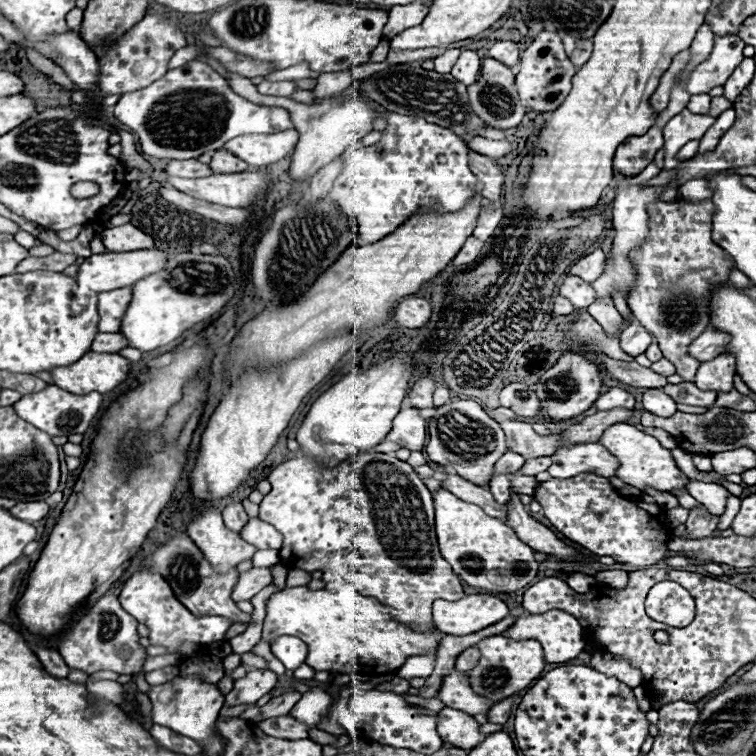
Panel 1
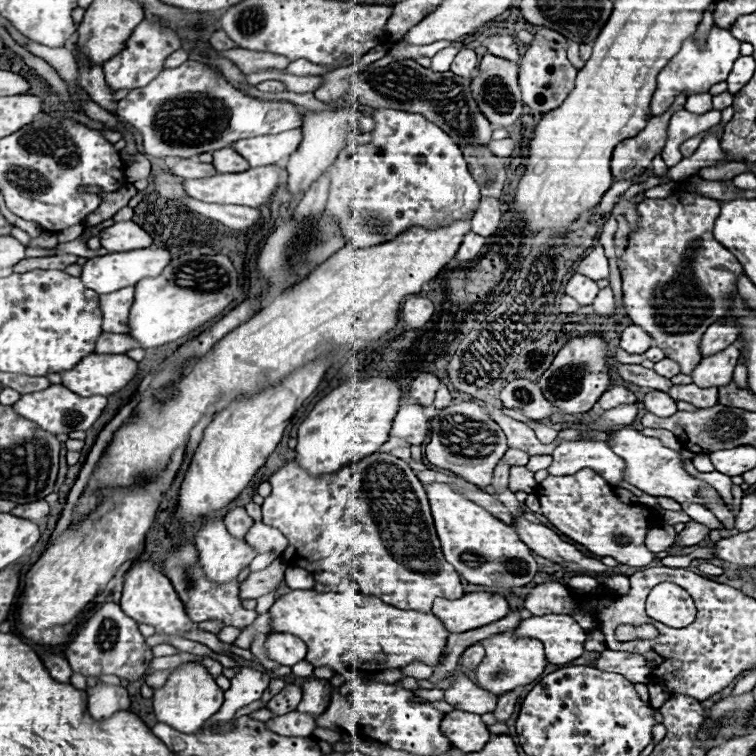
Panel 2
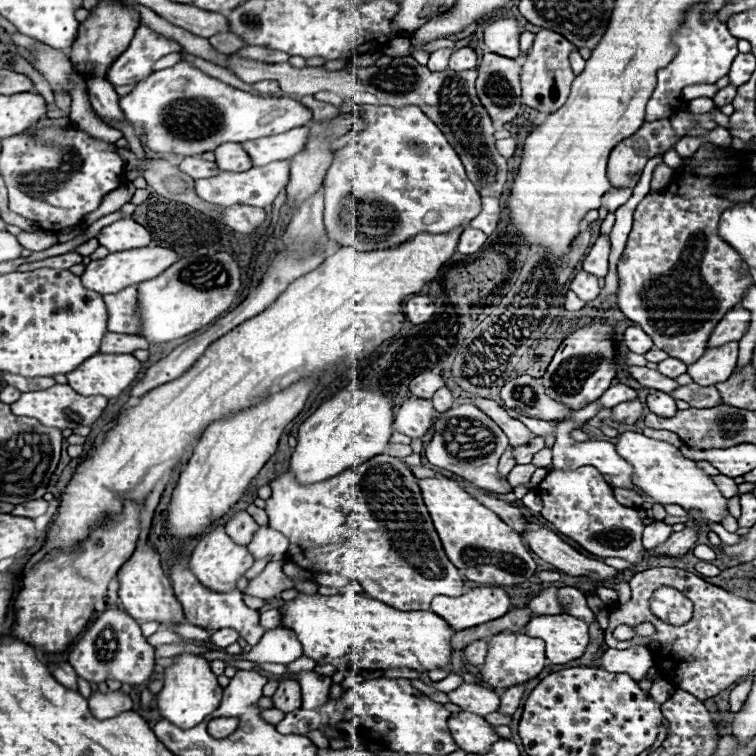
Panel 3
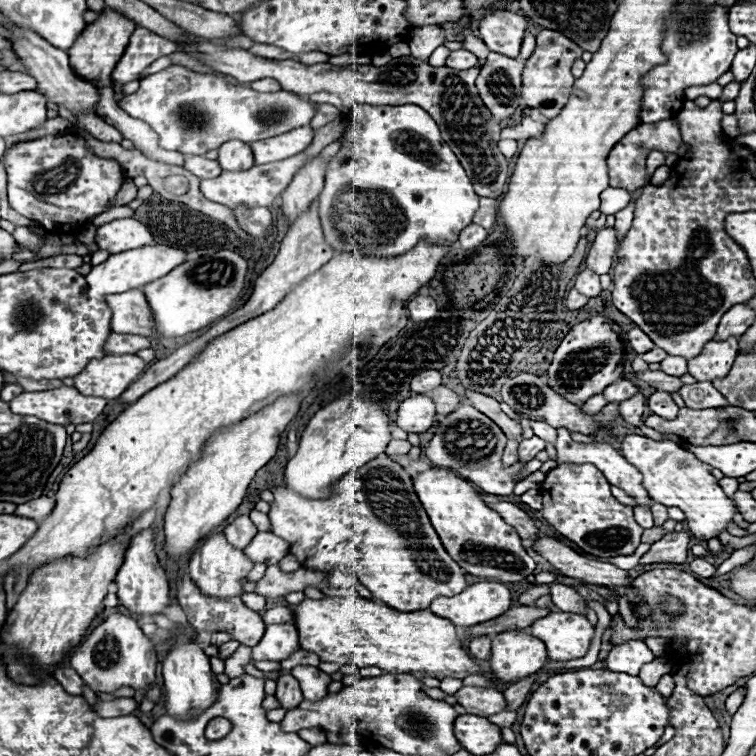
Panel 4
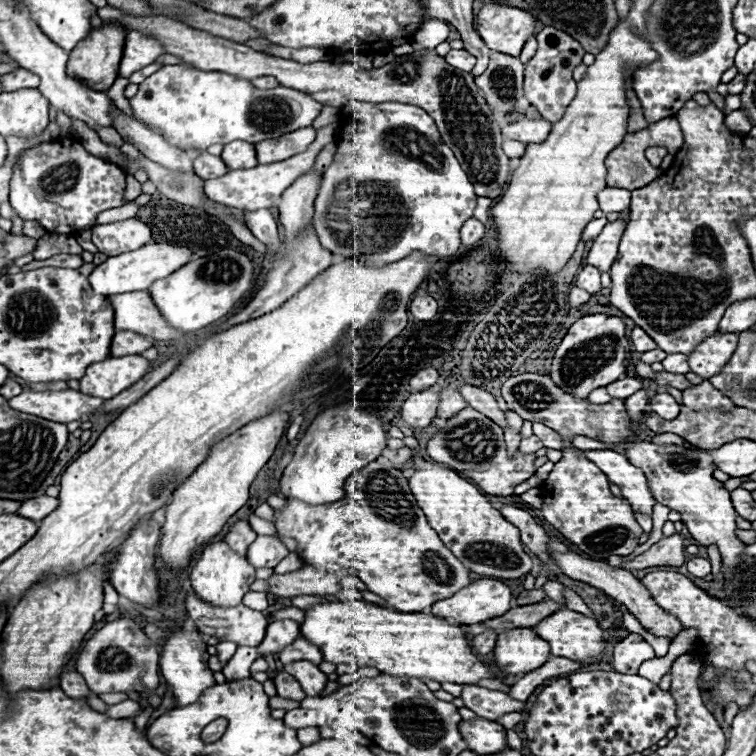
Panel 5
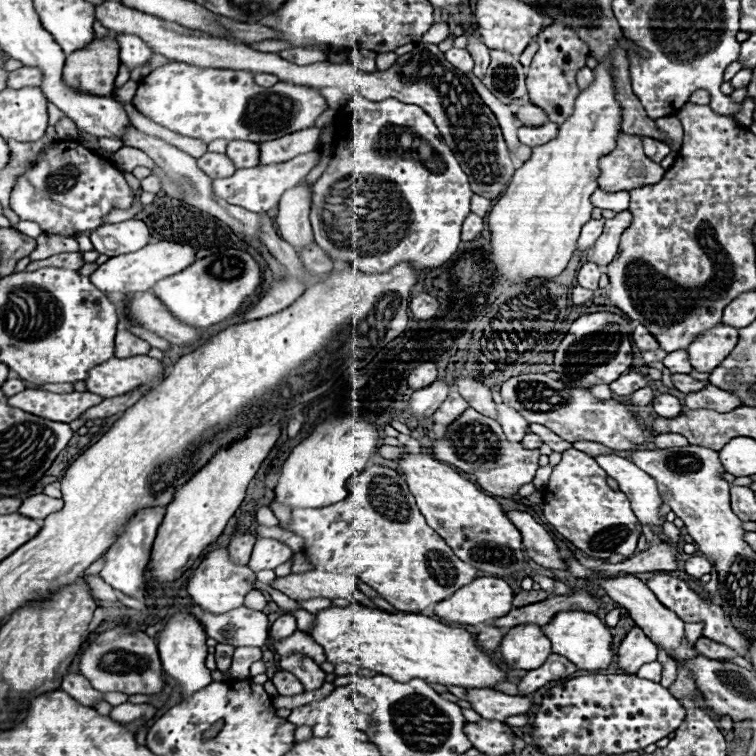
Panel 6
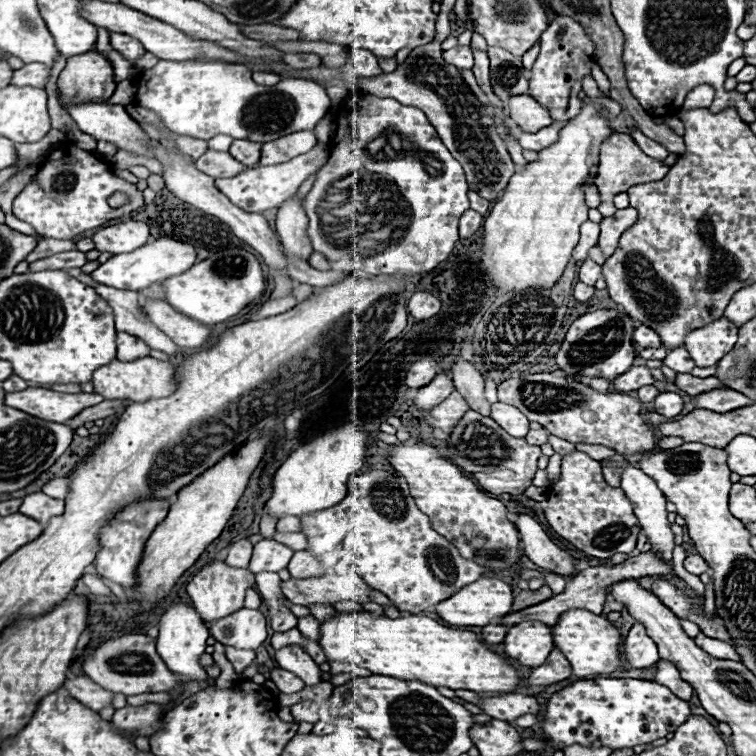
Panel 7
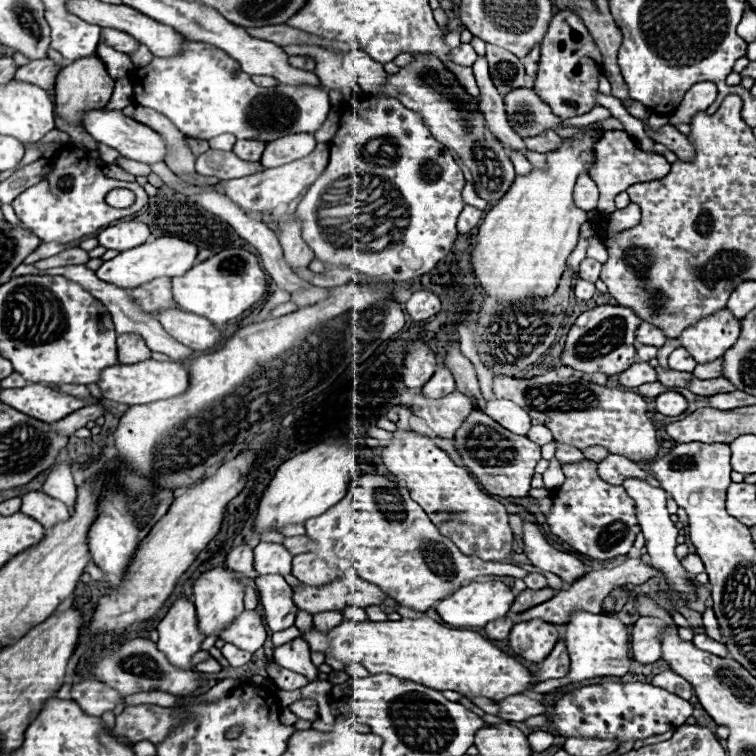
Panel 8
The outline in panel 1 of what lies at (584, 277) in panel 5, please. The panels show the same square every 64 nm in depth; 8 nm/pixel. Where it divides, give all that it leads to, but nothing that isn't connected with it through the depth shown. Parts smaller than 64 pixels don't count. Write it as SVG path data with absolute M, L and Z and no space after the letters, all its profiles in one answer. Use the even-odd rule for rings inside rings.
M568 276L562 286L558 288L558 294L568 298L572 302L572 306L578 308L588 308L594 302L594 290L588 282L584 282L582 278L576 276Z

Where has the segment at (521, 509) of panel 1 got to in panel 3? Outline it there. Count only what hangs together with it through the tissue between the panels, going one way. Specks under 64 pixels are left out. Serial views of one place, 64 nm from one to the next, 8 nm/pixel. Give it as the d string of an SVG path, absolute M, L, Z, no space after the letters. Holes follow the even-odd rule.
M528 526L522 532L522 538L530 546L532 552L536 552L542 560L550 562L554 568L570 574L570 576L586 576L590 580L614 580L616 570L612 566L606 566L600 560L592 560L576 552L570 544L558 538L552 530L540 528L540 526Z

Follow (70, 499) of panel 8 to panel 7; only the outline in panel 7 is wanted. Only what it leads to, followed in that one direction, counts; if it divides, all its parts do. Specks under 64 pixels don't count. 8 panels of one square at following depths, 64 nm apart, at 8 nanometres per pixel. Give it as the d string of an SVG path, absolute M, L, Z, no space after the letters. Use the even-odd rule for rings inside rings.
M60 476L60 478L54 478L54 480L46 482L44 488L42 488L42 492L48 494L48 496L52 496L52 498L64 500L66 498L66 492L68 492L68 478L66 476Z

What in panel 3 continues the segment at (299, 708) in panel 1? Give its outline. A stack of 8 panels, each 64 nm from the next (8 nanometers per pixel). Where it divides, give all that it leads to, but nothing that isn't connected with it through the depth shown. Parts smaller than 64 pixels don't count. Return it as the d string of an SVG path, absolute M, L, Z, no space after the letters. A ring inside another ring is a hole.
M300 672L296 674L296 680L302 686L302 708L304 710L318 710L330 700L328 692L330 692L332 680L328 676L320 676L316 672Z

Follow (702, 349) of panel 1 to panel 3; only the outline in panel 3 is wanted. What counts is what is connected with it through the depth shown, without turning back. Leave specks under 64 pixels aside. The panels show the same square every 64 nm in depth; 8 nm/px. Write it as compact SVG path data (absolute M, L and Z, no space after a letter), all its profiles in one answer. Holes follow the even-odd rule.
M732 308L708 336L708 348L724 346L728 342L738 342L750 324L750 312L744 308Z

